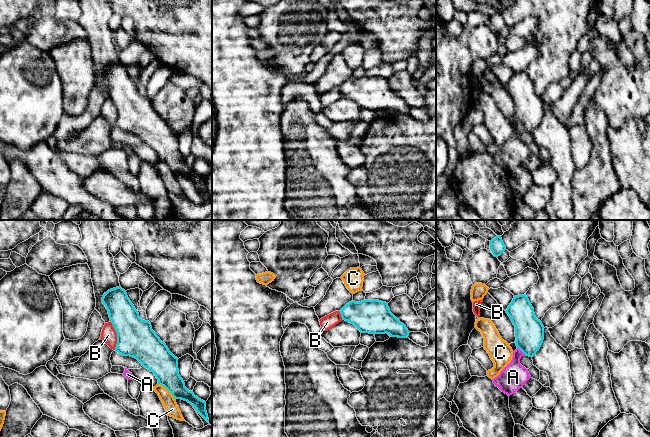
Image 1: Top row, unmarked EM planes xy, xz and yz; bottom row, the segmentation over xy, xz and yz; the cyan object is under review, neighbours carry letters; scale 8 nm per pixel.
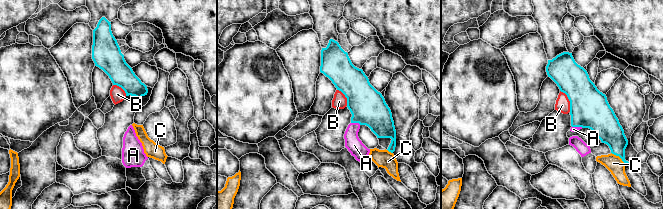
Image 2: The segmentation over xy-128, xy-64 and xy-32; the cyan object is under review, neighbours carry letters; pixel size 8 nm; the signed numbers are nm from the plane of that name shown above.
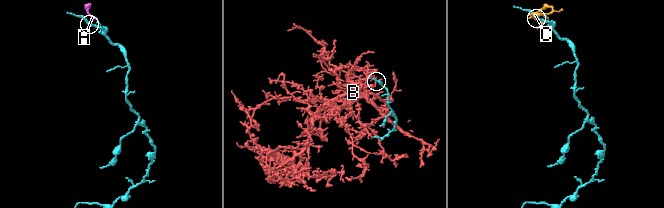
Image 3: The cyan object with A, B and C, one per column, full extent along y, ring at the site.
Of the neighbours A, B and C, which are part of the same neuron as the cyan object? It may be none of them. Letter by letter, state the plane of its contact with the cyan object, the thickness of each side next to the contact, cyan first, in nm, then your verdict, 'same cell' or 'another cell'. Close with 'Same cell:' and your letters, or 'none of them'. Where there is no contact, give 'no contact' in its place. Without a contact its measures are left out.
A: contact in yz; calibres 240 and 200 nm; same cell
B: contact in xy; calibres 300 and 120 nm; another cell
C: contact in xy; calibres 220 and 110 nm; another cell
Same cell: A

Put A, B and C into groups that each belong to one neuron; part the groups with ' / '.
A / B / C

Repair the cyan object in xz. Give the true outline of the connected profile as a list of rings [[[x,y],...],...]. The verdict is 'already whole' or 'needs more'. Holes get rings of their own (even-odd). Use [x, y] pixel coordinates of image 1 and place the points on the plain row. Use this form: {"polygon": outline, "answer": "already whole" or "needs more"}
{"polygon": [[[379,76],[351,77],[340,87],[342,96],[353,100],[361,109],[389,110],[408,114],[409,107],[391,88],[388,79]]], "answer": "already whole"}

